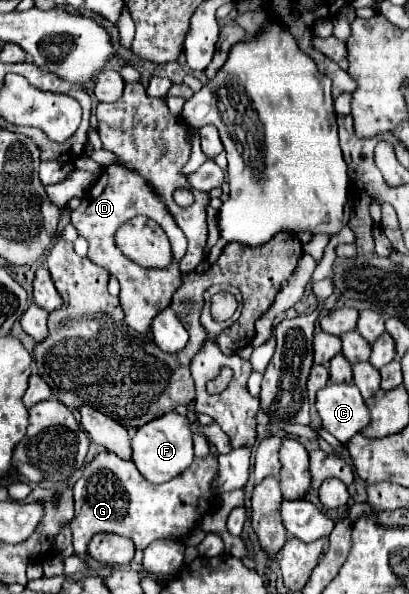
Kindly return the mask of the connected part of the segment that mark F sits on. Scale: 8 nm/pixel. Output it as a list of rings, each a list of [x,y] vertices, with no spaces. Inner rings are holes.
[[[168,412],[160,418],[150,420],[148,424],[140,426],[132,438],[132,462],[136,464],[138,472],[154,484],[172,480],[180,472],[184,472],[194,460],[194,448],[192,448],[192,432],[190,432],[190,420],[186,416],[180,416],[178,412]]]

